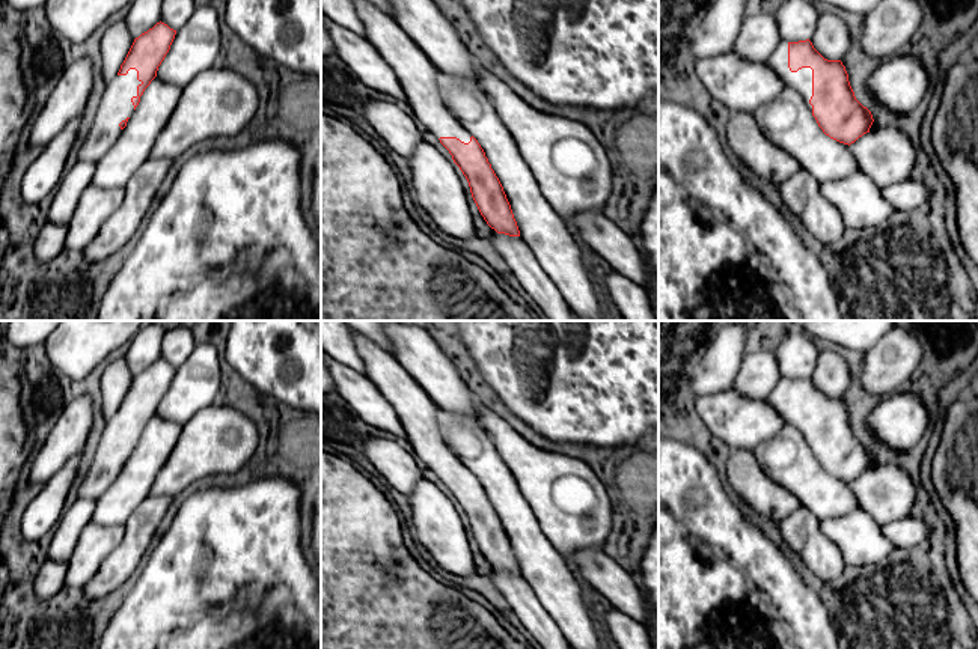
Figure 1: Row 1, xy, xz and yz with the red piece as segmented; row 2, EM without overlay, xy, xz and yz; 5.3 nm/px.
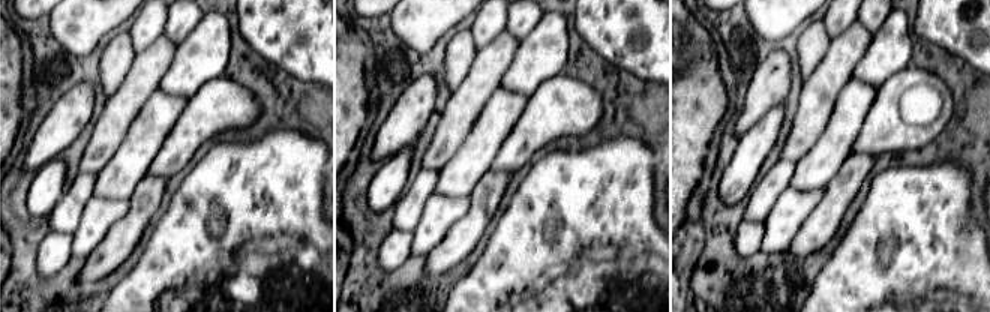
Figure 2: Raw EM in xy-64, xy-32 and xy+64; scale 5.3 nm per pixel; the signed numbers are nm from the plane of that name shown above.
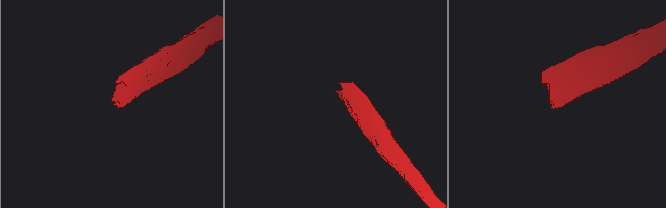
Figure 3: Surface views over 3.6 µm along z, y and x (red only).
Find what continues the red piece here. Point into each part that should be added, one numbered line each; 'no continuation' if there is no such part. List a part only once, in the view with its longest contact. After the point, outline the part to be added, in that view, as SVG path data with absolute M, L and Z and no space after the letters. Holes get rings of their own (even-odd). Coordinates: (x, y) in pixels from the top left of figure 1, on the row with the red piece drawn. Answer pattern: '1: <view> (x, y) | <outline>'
1: yz (800, 82) | M781 41L764 62L781 77L782 83L785 84L785 89L796 90L806 101L812 113L812 105L809 104L809 99L812 96L812 69L802 68L797 72L790 71L788 42Z

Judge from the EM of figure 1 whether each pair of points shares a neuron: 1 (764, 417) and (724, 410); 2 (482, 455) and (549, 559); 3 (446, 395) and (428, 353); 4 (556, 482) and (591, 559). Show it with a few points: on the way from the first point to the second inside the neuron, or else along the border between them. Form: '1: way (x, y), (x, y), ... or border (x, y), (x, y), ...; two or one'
1: way (754, 417), (734, 417); one
2: way (498, 481), (525, 533); one
3: way (443, 384), (428, 363); one
4: border (603, 548), (580, 548), (565, 557); two

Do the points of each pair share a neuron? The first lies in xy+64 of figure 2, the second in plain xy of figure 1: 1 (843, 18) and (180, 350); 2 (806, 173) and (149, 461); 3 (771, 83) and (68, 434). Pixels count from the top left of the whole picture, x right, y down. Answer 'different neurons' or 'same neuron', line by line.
1: different neurons
2: same neuron
3: same neuron

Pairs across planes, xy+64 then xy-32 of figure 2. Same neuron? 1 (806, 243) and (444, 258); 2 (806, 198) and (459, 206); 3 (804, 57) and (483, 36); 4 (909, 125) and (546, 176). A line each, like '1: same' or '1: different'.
1: same
2: same
3: different
4: different

